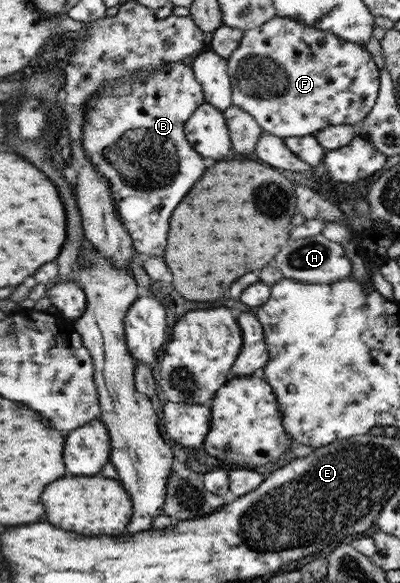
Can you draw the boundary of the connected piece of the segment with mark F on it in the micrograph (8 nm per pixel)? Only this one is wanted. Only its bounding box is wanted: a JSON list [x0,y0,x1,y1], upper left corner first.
[227,16,380,139]

